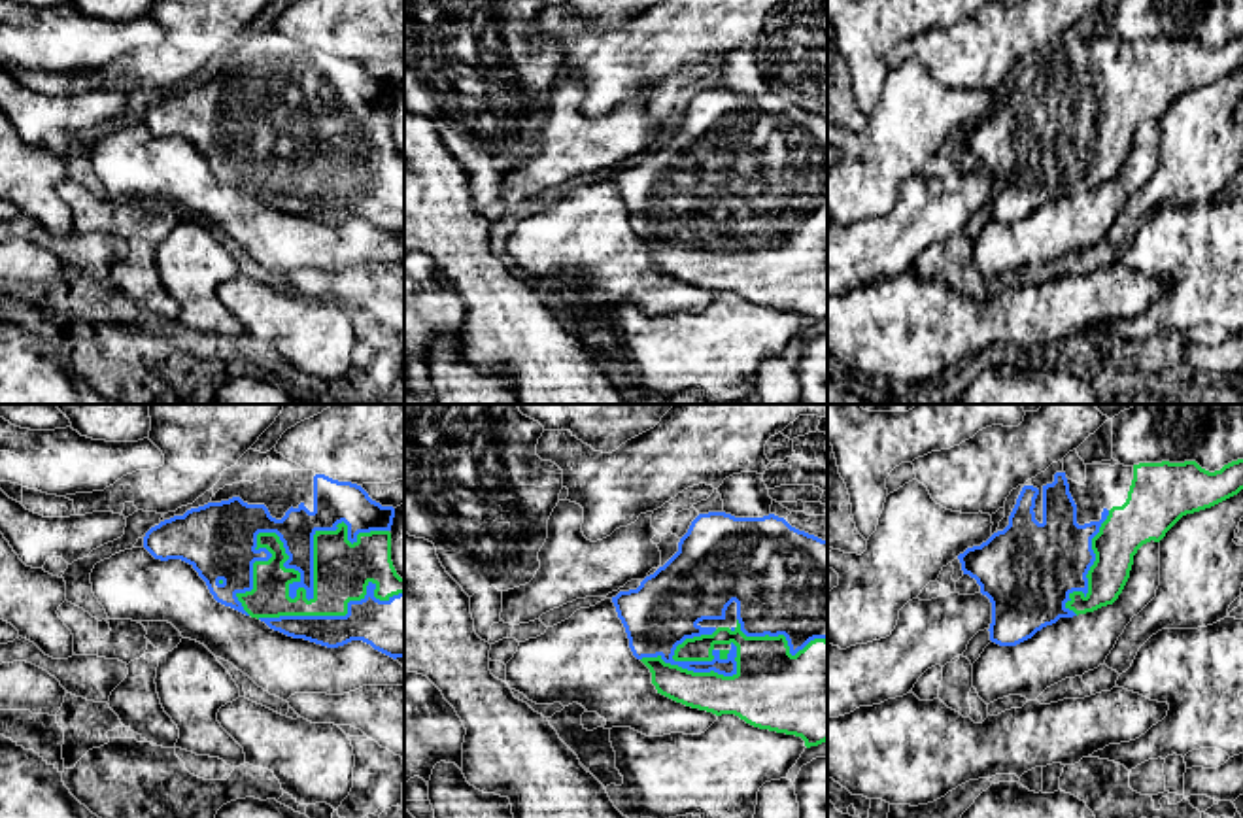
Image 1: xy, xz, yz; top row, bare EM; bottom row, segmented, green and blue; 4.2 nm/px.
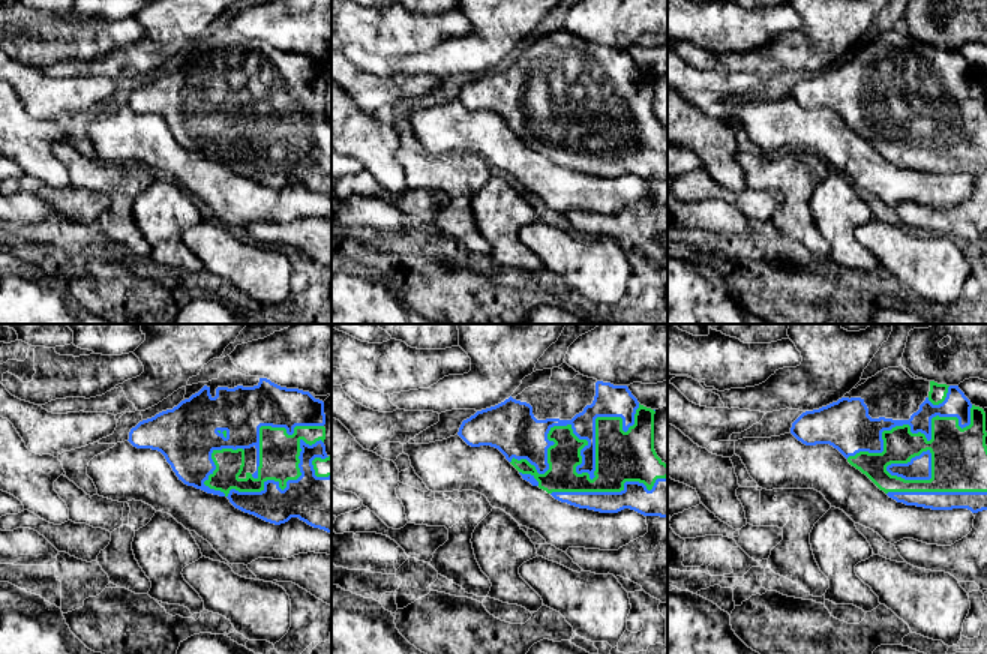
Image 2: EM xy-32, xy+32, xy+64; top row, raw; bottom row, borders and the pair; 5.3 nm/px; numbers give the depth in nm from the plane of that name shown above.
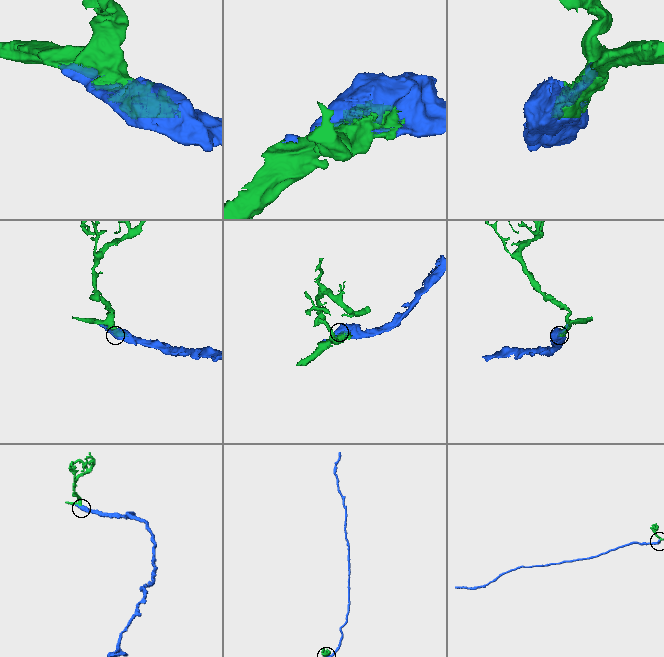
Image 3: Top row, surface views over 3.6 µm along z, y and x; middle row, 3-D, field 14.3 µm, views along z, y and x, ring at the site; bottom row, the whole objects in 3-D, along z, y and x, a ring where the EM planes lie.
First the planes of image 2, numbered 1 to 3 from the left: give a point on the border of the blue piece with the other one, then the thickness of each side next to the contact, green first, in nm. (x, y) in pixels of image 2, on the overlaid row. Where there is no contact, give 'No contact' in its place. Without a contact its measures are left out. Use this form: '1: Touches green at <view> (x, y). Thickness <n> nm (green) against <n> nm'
1: Touches green at xy-32 (279, 485). Thickness 220 nm (green) against 280 nm
2: Touches green at xy+32 (576, 465). Thickness 280 nm (green) against 150 nm
3: Touches green at xy+64 (918, 432). Thickness 280 nm (green) against 130 nm

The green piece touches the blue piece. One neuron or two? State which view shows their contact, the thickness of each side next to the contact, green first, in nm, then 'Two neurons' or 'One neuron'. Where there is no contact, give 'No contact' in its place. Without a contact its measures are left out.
Touches green in xy. Thickness 240 nm (green) against 130 nm. One neuron

